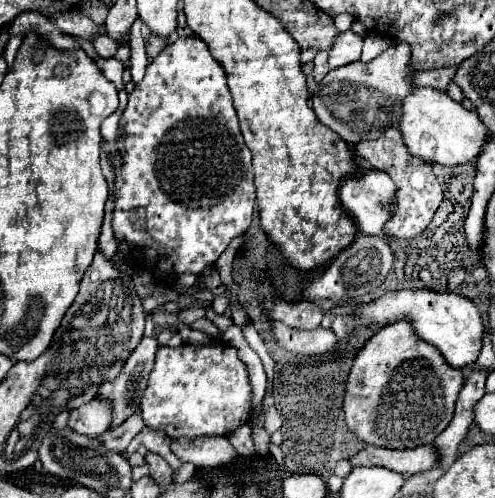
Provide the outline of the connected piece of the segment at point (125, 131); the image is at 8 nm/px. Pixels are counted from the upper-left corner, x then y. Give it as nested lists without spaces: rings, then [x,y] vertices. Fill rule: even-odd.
[[[180,37],[172,41],[148,65],[144,79],[128,97],[116,141],[106,143],[104,151],[114,171],[114,237],[116,241],[128,243],[140,267],[150,271],[156,279],[200,275],[206,267],[216,263],[234,237],[248,231],[256,203],[250,149],[238,127],[226,73],[200,37]],[[114,153],[120,155],[122,165],[112,161]]]

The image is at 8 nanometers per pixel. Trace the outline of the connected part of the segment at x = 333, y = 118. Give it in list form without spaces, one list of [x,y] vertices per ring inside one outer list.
[[[392,41],[392,45],[370,63],[356,61],[356,63],[332,69],[316,85],[312,95],[312,109],[316,113],[316,119],[326,127],[330,127],[334,133],[338,133],[350,145],[356,145],[366,139],[376,139],[384,133],[384,129],[396,127],[396,121],[400,119],[400,113],[402,113],[404,97],[408,97],[408,93],[412,93],[414,89],[412,73],[416,73],[416,69],[410,67],[410,59],[412,59],[412,51],[408,49],[408,45],[404,45],[404,41]]]

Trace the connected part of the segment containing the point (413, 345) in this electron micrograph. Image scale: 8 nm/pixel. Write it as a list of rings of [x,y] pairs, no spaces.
[[[396,321],[376,333],[354,359],[344,397],[346,425],[358,439],[378,447],[412,449],[420,445],[430,445],[452,421],[456,397],[462,385],[464,375],[460,369],[452,369],[434,345],[420,341],[420,337],[412,333],[412,325],[408,325],[406,321]]]

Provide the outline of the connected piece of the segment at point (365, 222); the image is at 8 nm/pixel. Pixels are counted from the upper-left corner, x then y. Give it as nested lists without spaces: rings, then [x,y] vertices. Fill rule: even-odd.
[[[368,169],[368,171],[360,171],[360,175],[352,175],[352,179],[346,179],[340,187],[340,201],[342,201],[342,207],[354,217],[362,233],[388,237],[384,225],[392,215],[392,205],[396,205],[396,185],[386,173]]]

